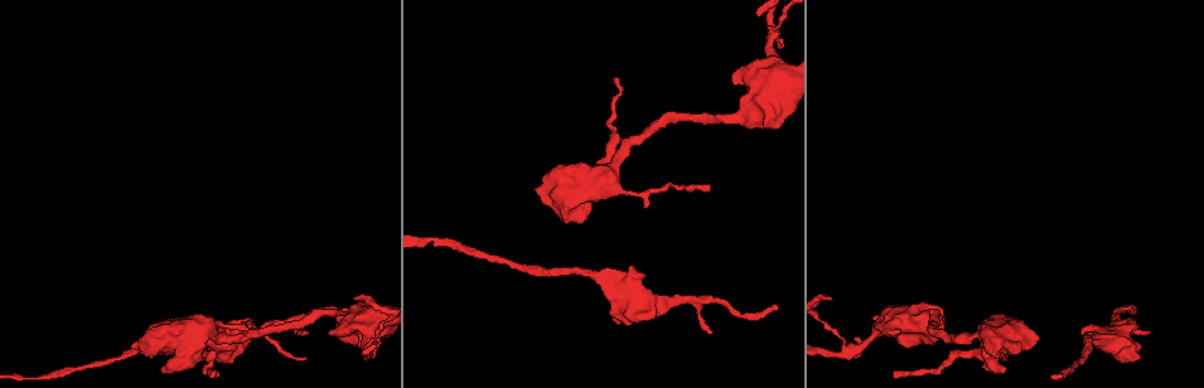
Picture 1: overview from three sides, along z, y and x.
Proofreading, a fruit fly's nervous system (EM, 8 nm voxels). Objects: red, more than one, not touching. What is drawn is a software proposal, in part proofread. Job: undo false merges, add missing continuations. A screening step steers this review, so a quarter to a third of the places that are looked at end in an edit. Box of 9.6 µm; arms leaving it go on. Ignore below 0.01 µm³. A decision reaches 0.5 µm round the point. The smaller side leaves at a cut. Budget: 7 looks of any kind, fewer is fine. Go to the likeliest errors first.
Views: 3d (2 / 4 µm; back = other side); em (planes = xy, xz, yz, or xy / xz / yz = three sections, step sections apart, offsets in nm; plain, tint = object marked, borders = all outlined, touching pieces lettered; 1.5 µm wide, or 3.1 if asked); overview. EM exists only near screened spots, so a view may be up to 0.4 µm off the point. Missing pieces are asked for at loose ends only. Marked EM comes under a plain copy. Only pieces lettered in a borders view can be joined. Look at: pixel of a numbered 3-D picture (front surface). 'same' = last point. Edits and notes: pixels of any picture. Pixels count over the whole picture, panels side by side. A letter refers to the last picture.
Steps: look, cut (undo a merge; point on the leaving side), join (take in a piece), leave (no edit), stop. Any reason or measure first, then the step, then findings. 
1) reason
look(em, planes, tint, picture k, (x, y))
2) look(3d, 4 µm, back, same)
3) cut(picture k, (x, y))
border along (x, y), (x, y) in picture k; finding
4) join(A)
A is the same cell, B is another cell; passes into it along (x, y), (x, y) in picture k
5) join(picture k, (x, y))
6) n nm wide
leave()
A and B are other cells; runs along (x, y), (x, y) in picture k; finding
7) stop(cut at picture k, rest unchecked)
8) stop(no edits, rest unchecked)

thin neck
look(em, planes, borders, picture 1, (772, 34))

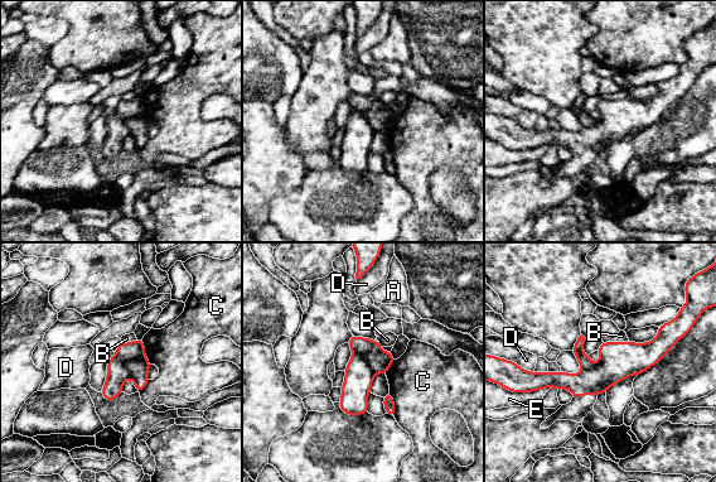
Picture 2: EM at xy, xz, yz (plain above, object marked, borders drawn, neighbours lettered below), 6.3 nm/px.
C touches over 170 nm
cut(picture 2, (138, 367))
A, B, C, D and E are other cells; border along (144, 355), (126, 364), (129, 376) in picture 2; a second cell is stuck on

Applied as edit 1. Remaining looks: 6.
redraw
look(overview)

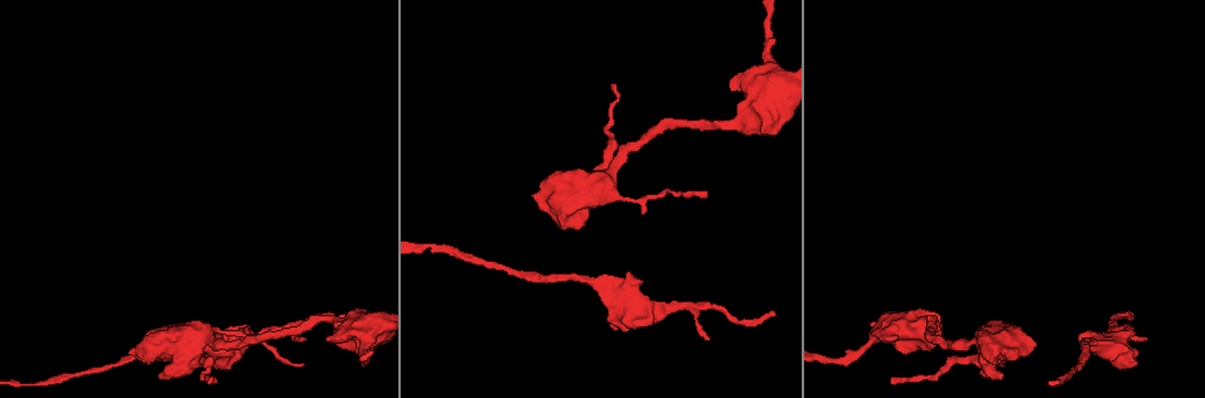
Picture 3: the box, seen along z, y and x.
tapers out
look(3d, 2 µm, picture 3, (304, 339))

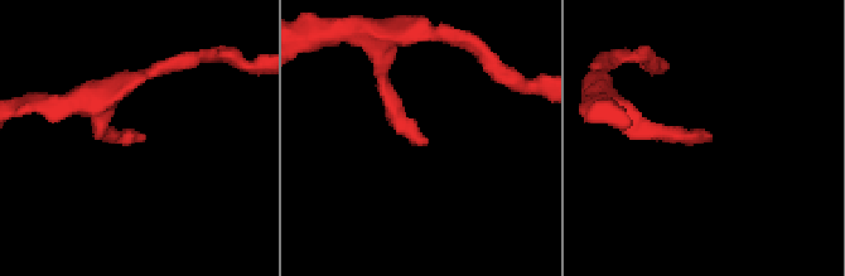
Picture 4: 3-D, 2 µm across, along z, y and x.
shape alone is not enough
look(em, planes, tint, picture 4, (138, 132))

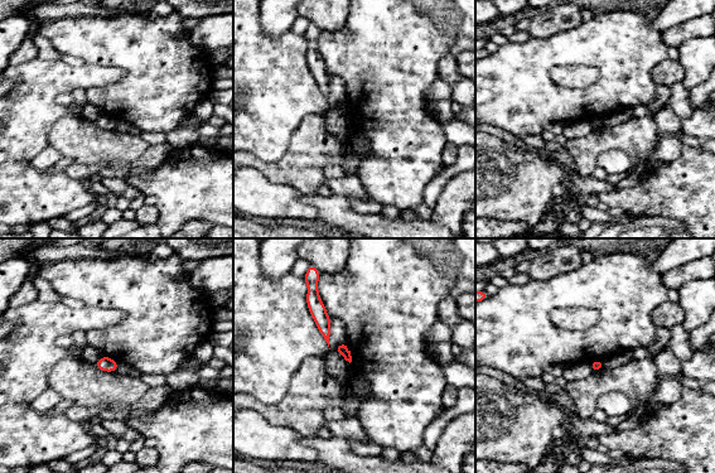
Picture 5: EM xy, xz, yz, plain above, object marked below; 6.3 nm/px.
what lies round it
look(em, planes, borders, same)

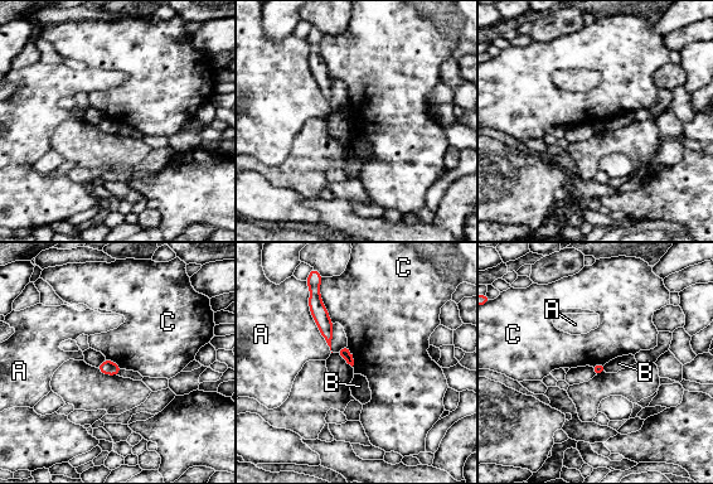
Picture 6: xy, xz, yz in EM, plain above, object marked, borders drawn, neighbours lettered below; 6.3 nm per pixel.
A touches over 420 nm
leave()
A, B and C are other cells; no lettered piece goes on from it

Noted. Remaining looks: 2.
stop(cut at picture 2, rest unchecked)

